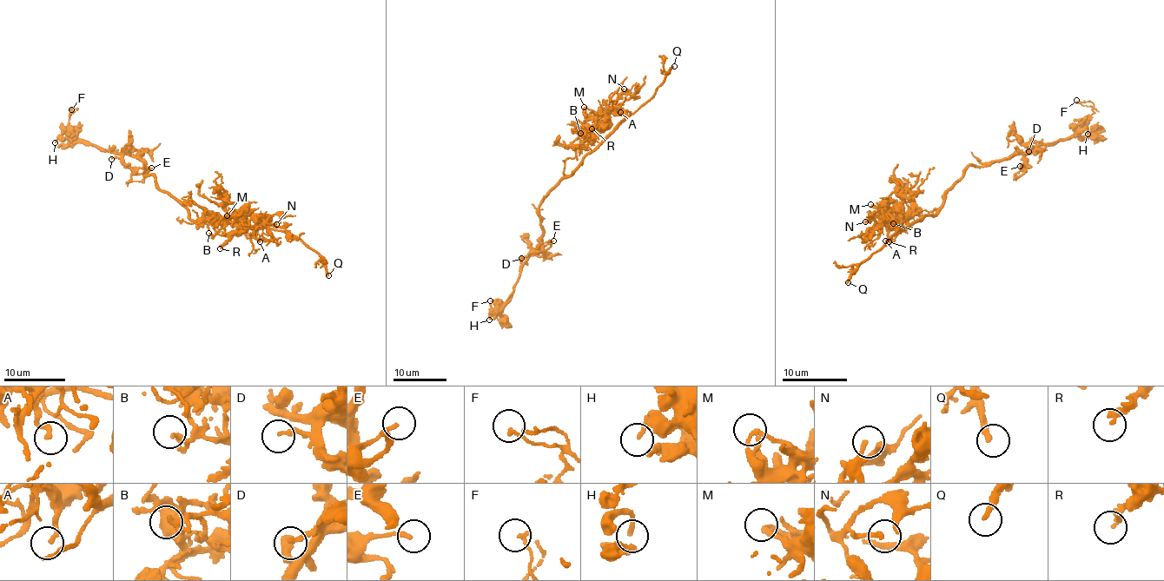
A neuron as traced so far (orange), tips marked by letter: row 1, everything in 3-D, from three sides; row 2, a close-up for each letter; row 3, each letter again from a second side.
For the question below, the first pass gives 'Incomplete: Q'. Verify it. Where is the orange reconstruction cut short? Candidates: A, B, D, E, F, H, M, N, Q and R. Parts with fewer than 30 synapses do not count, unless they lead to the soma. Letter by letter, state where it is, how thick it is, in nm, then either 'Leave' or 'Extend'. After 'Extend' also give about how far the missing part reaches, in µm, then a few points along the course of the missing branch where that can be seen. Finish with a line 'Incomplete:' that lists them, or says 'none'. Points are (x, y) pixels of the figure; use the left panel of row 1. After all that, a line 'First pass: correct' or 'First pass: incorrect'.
A: Place: (260, 241). Thickness 240 nm. Leave
B: Place: (208, 233). Thickness 180 nm. Leave
D: Place: (111, 159). Thickness 200 nm. Leave
E: Place: (151, 168). Thickness 170 nm. Leave
F: Place: (71, 109). Thickness 160 nm. Leave
H: Place: (55, 142). Thickness 180 nm. Leave
M: Place: (227, 215). Thickness 190 nm. Leave
N: Place: (276, 224). Thickness 190 nm. Leave
Q: Place: (328, 275). Thickness 260 nm. Extend. Missing length about 20 µm. Course of what is missing: (328, 275), (328, 280), (332, 283), (347, 287), (357, 313), (348, 328), (349, 338), (343, 333)
R: Place: (220, 248). Thickness 240 nm. Leave
Incomplete: Q
First pass: correct

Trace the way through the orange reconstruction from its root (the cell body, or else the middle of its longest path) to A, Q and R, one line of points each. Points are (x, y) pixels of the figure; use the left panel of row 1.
A: (167, 193), (193, 220), (213, 221), (213, 226), (209, 222), (212, 220), (244, 226), (248, 223), (260, 241)
Q: (167, 193), (188, 211), (193, 220), (274, 227), (293, 234), (317, 253), (328, 275)
R: (167, 193), (193, 220), (215, 225), (210, 220), (216, 225), (228, 239), (220, 248)

